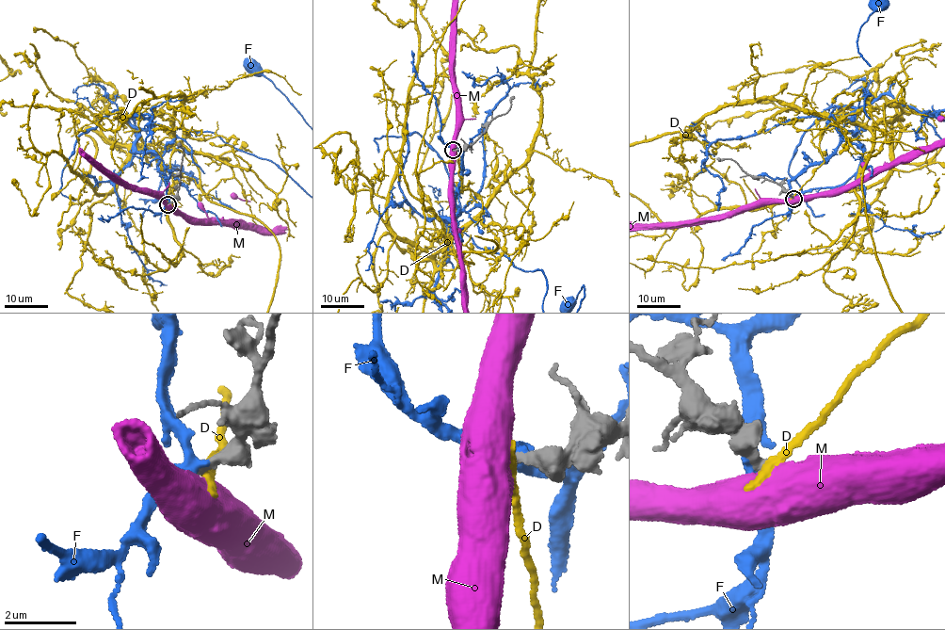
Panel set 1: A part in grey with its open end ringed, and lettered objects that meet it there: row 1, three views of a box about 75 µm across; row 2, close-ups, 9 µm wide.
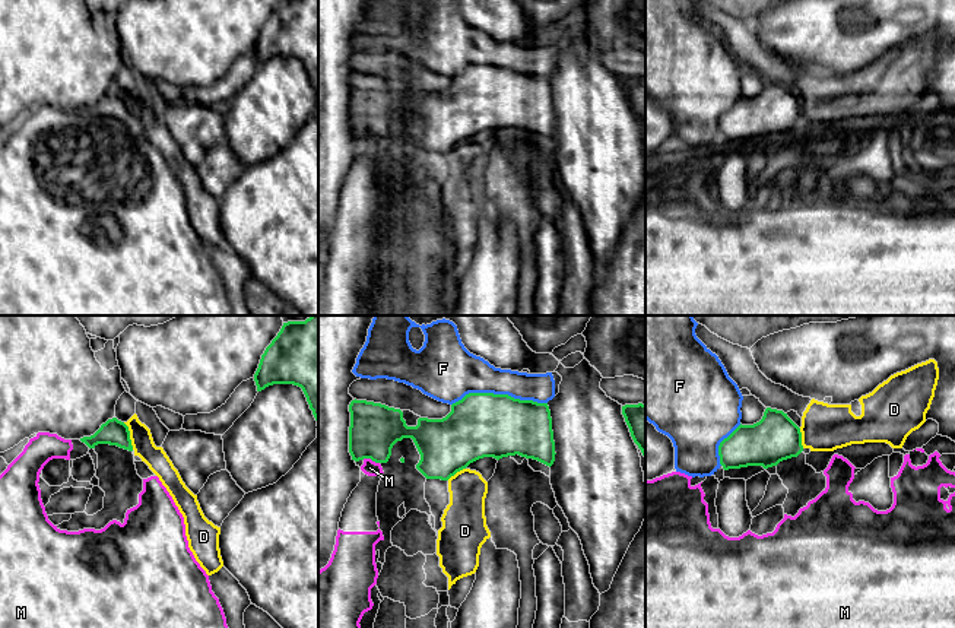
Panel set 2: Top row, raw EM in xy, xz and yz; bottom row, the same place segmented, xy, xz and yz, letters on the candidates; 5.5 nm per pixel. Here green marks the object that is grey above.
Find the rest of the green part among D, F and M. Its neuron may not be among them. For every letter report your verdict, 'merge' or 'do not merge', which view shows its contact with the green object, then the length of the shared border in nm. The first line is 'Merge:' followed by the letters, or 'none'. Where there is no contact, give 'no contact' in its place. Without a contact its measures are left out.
Merge: none
D: do not merge | xy | 160 nm
F: do not merge | xz | 550 nm
M: do not merge | xz | 100 nm

